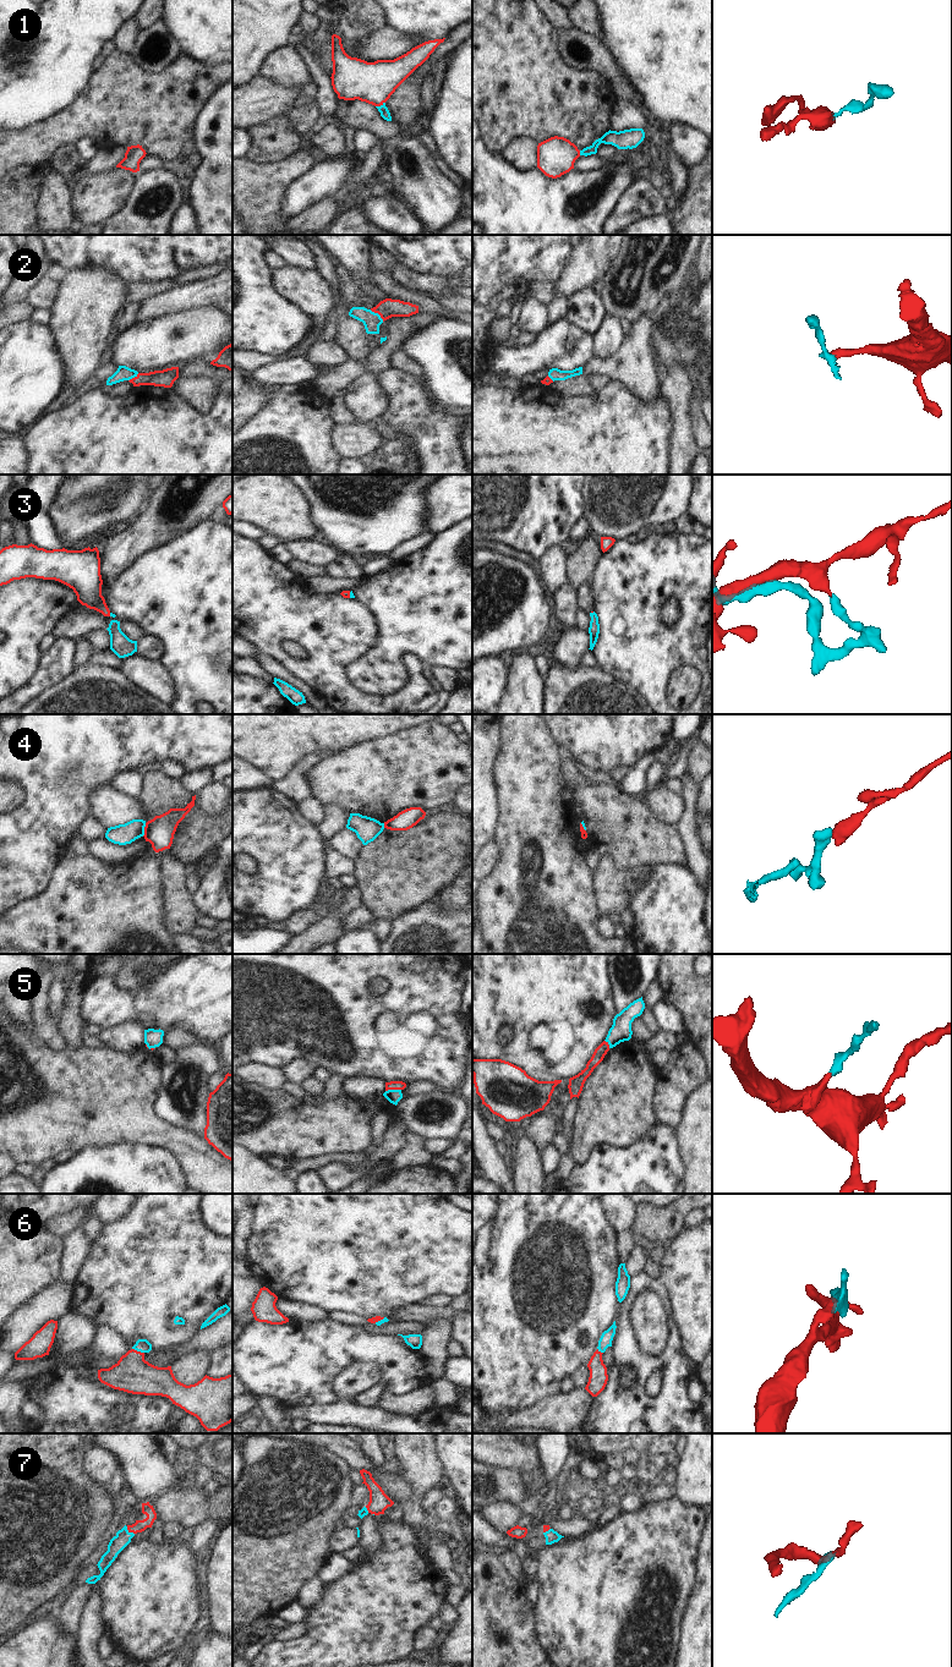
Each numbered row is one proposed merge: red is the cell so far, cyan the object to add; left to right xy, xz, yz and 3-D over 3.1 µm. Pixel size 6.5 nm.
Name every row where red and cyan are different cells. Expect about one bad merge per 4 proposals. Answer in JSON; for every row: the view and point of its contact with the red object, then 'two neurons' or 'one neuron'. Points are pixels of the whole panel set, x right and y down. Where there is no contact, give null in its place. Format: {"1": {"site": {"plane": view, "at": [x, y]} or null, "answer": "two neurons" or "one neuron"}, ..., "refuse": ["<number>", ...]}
{"1": {"site": {"plane": "xz", "at": [379, 105]}, "answer": "one neuron"}, "2": {"site": {"plane": "xz", "at": [377, 312]}, "answer": "one neuron"}, "3": {"site": {"plane": "xz", "at": [349, 595]}, "answer": "one neuron"}, "4": {"site": {"plane": "xy", "at": [145, 829]}, "answer": "two neurons"}, "5": {"site": {"plane": "xz", "at": [393, 1089]}, "answer": "one neuron"}, "6": {"site": {"plane": "xy", "at": [138, 1352]}, "answer": "one neuron"}, "7": {"site": {"plane": "xy", "at": [130, 1531]}, "answer": "one neuron"}, "refuse": ["4"]}

